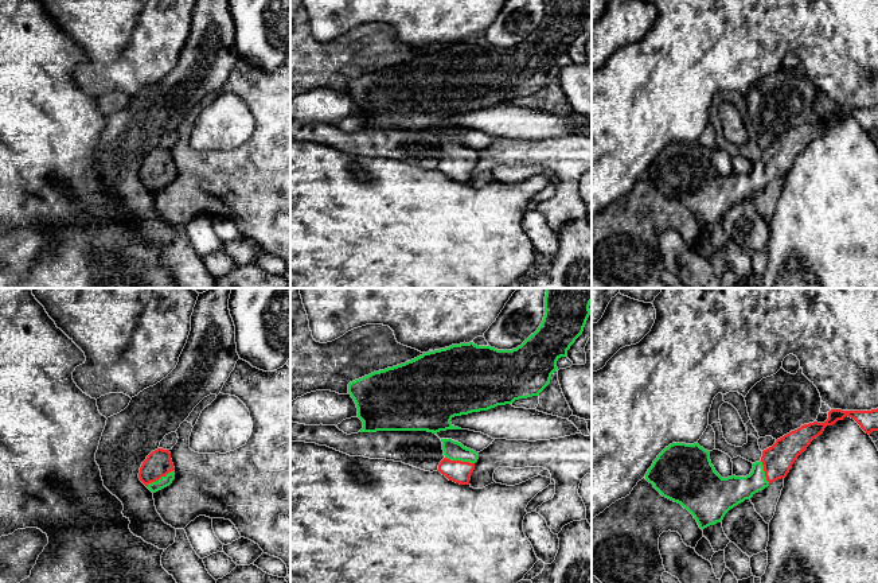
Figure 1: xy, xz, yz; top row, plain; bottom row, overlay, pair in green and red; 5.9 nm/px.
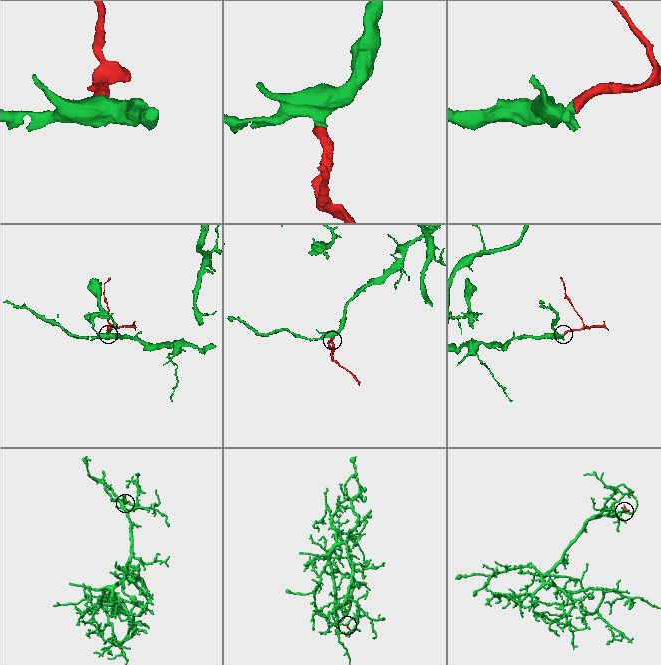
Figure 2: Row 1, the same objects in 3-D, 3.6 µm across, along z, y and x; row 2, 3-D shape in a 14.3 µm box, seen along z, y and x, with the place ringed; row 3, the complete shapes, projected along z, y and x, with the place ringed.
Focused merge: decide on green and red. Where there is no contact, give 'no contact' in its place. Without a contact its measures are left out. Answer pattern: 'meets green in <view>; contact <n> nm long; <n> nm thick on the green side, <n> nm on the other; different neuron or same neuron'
meets green in xz; contact 180 nm long; 110 nm thick on the green side, 130 nm on the other; same neuron

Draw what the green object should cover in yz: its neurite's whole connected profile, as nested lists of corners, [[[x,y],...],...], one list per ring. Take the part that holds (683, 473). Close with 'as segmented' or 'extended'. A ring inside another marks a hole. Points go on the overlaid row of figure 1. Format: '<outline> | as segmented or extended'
[[[878,408],[871,411],[842,411],[831,409],[824,423],[809,423],[791,431],[776,443],[762,451],[760,462],[753,463],[752,473],[746,477],[722,478],[710,460],[710,451],[698,443],[672,443],[666,447],[645,474],[645,479],[666,498],[680,504],[696,520],[701,529],[721,522],[725,514],[744,502],[750,500],[756,493],[768,487],[772,482],[785,478],[797,456],[807,450],[811,442],[823,434],[827,425],[843,420],[846,416],[854,419],[866,434],[878,431]]] | extended

